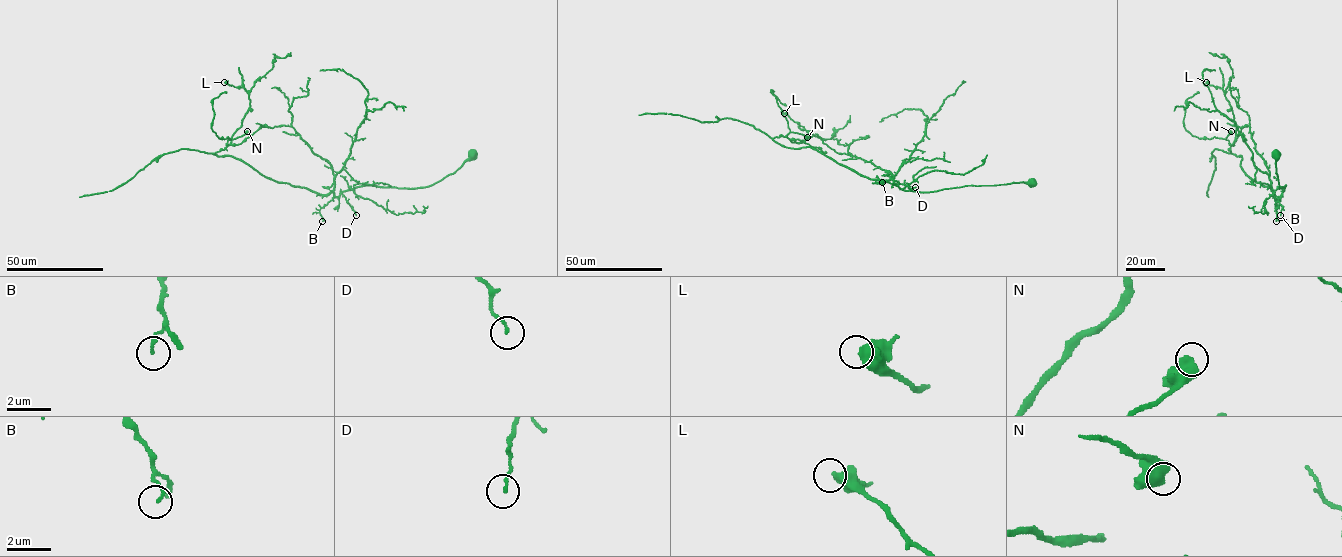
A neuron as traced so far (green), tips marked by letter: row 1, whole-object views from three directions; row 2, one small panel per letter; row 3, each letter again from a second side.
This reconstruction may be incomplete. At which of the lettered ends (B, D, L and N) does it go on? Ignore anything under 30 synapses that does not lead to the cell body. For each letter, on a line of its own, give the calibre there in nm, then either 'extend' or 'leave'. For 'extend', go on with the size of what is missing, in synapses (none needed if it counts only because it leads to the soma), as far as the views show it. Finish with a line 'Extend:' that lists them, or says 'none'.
B: 130 nm thick; leave
D: 120 nm thick; leave
L: 550 nm thick; leave
N: 700 nm thick; leave
Extend: none

